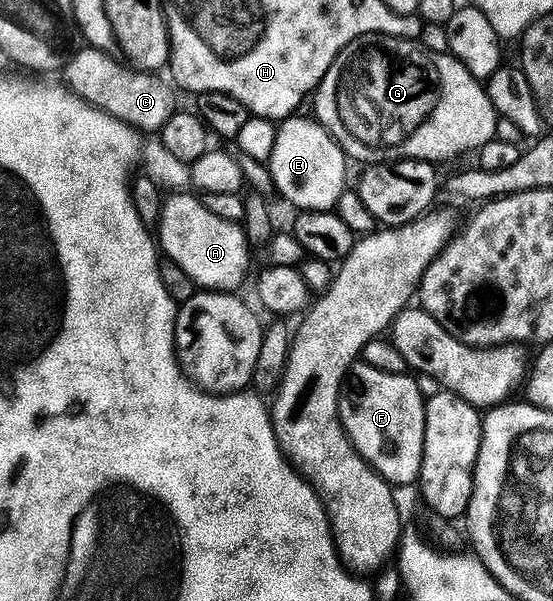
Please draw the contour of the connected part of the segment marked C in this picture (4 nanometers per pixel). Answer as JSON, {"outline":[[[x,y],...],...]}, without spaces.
{"outline":[[[79,49],[74,58],[66,64],[64,76],[70,84],[68,89],[71,94],[93,105],[101,113],[107,113],[110,117],[123,121],[136,131],[144,129],[148,133],[157,134],[176,112],[175,90],[169,84],[166,86],[161,81],[161,76],[133,68],[117,56],[105,53],[103,49]]]}

